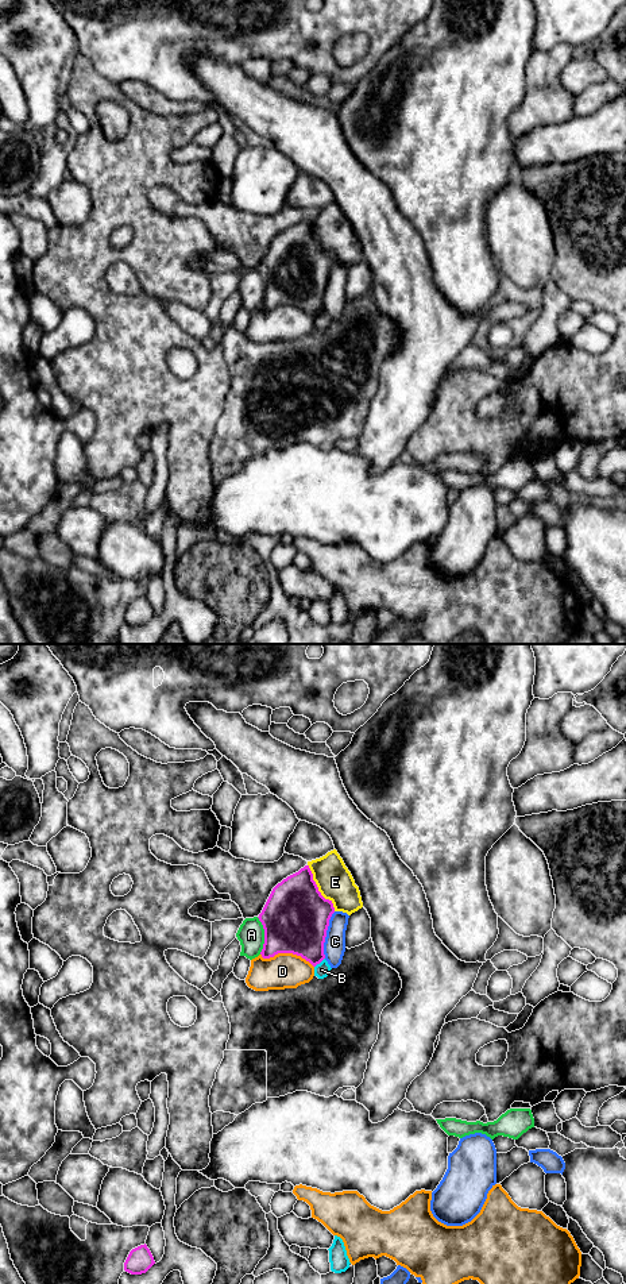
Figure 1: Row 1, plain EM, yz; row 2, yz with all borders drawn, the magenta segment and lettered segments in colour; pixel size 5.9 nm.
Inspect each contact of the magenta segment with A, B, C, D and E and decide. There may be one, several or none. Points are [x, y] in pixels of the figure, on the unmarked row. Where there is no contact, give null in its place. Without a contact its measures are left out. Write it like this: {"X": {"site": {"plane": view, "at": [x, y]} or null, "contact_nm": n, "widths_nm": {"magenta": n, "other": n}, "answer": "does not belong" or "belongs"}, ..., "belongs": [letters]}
{"A": {"site": {"plane": "yz", "at": [265, 288]}, "contact_nm": 220, "widths_nm": {"magenta": 400, "other": 160}, "answer": "does not belong"}, "B": {"site": {"plane": "yz", "at": [319, 315]}, "contact_nm": 90, "widths_nm": {"magenta": 320, "other": 90}, "answer": "does not belong"}, "C": {"site": {"plane": "yz", "at": [325, 286]}, "contact_nm": 280, "widths_nm": {"magenta": 400, "other": 130}, "answer": "does not belong"}, "D": {"site": {"plane": "yz", "at": [286, 304]}, "contact_nm": 340, "widths_nm": {"magenta": 400, "other": 200}, "answer": "does not belong"}, "E": {"site": {"plane": "yz", "at": [317, 241]}, "contact_nm": 320, "widths_nm": {"magenta": 400, "other": 220}, "answer": "does not belong"}, "belongs": []}

